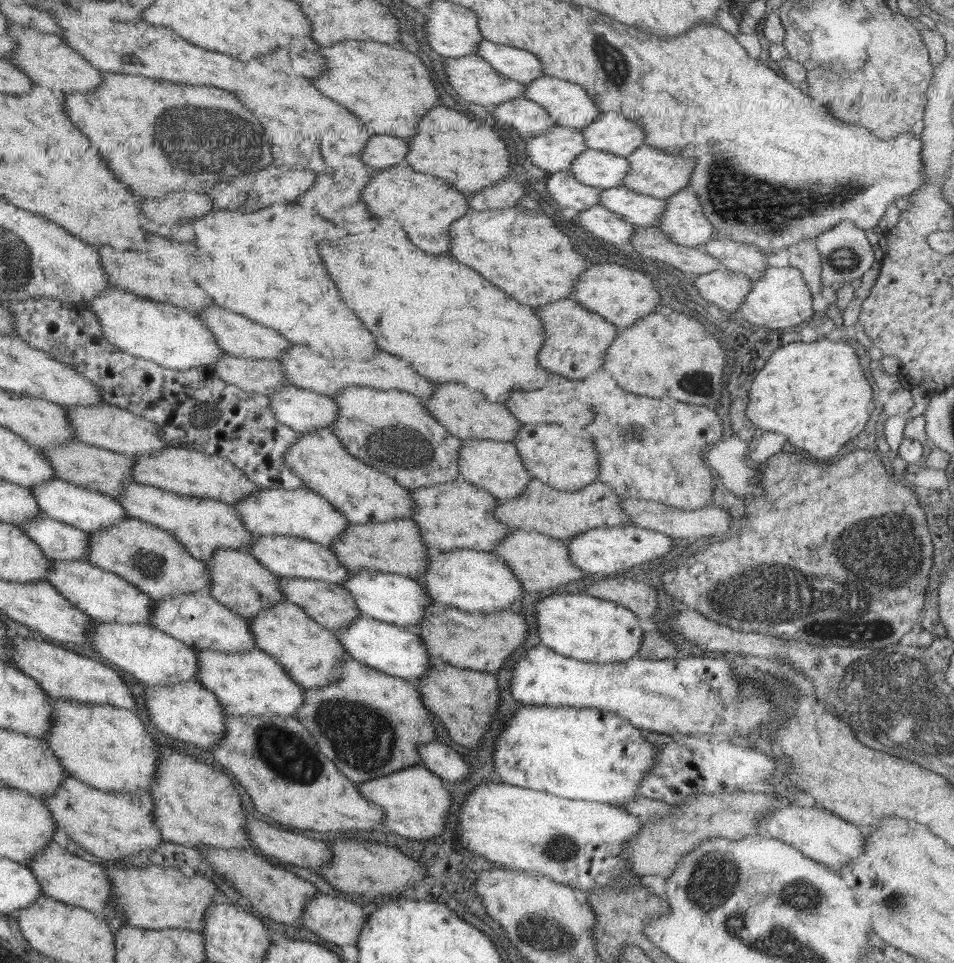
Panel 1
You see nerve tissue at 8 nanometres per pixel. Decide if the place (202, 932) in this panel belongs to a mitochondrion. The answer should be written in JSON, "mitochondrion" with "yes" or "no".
{"mitochondrion":"no"}

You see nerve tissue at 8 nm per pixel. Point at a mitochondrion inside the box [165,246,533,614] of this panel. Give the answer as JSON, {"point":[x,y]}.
{"point":[385,442]}

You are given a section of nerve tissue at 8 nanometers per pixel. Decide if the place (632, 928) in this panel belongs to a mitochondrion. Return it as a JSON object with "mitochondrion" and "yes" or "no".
{"mitochondrion":"no"}

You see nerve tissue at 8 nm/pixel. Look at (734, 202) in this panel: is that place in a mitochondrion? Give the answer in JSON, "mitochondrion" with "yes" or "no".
{"mitochondrion":"yes"}

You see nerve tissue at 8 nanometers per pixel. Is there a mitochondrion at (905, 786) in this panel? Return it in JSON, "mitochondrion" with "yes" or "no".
{"mitochondrion":"no"}

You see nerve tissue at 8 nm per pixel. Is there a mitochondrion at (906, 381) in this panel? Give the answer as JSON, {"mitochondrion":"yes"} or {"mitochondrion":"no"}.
{"mitochondrion":"no"}

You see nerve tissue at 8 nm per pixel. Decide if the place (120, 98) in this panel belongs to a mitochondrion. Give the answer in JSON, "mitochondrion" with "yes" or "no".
{"mitochondrion":"no"}

